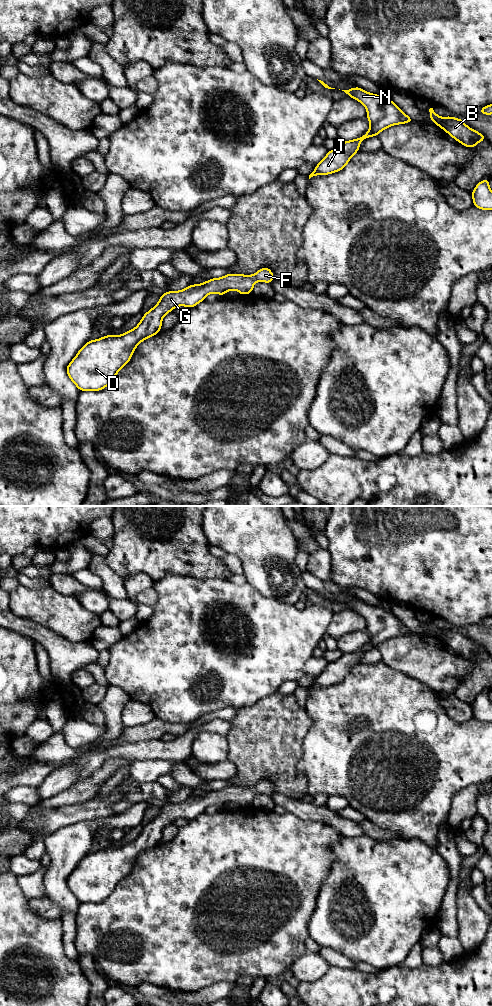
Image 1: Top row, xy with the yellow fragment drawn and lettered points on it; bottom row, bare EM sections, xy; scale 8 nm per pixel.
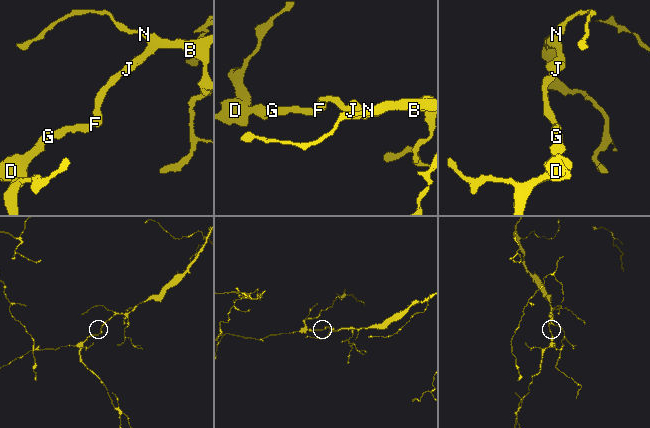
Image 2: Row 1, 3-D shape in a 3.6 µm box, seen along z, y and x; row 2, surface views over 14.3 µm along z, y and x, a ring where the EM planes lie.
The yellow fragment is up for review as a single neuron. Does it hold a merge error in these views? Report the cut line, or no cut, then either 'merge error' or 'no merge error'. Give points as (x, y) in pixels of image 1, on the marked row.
no cut; no merge error

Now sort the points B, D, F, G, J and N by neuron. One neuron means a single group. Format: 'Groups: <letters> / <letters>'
Groups: B D F G J N

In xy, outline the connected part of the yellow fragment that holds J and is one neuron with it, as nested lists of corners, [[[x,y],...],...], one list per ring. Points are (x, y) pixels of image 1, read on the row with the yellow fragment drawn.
[[[360,87],[342,91],[365,106],[370,129],[360,138],[351,141],[342,141],[338,148],[328,151],[327,155],[316,165],[314,171],[309,175],[309,179],[313,176],[332,174],[342,170],[351,157],[359,152],[360,143],[364,139],[377,136],[382,130],[390,126],[414,122],[392,100],[387,100],[380,95],[366,92]]]

